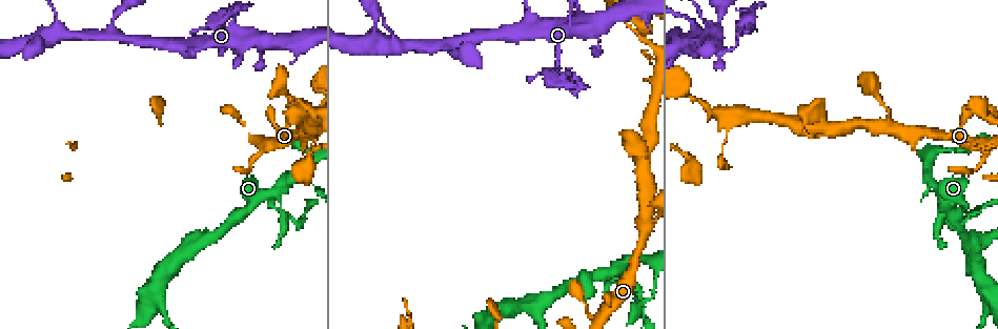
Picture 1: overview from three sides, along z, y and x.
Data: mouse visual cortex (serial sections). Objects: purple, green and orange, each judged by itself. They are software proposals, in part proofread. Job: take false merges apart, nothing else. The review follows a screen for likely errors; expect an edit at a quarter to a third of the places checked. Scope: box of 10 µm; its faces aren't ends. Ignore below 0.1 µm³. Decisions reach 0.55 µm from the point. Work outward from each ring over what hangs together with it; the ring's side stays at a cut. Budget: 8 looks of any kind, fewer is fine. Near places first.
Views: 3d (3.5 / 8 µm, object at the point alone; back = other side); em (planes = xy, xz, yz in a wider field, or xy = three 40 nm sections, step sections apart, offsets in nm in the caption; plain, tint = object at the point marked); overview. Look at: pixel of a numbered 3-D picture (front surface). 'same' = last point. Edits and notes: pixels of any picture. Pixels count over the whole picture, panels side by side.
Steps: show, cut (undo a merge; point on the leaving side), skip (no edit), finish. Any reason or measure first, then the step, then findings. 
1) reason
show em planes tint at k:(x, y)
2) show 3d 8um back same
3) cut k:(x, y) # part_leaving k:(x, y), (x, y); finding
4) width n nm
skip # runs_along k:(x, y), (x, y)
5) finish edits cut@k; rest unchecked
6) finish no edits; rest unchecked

side arm on a straight run
show 3d 3.5um at 1:(821, 129)

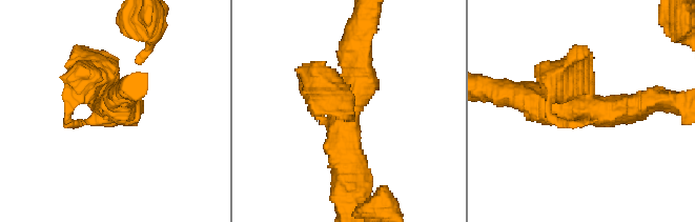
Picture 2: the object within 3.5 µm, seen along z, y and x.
show em xy step 5 tint at 2:(588, 106)

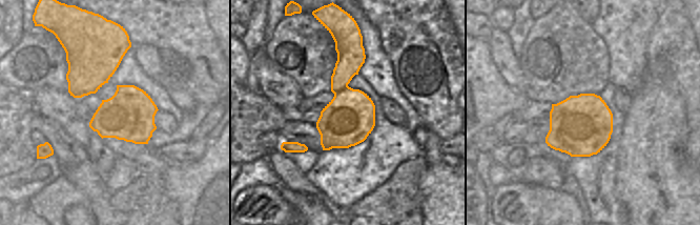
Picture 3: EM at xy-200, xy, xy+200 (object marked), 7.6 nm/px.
skip # runs_along 2:(351, 185), (345, 116), (361, 51); all the same cell

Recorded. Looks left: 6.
calibre changes
show 3d 3.5um at 1:(282, 93)

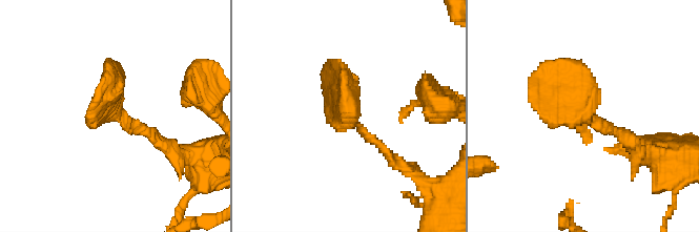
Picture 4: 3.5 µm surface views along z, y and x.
arm_widths 150, 200, 350 nm
skip # continuous, no second cell

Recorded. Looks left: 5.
three-way junction
show 3d 3.5um back at 1:(616, 270)

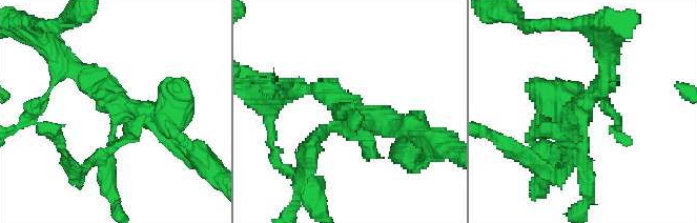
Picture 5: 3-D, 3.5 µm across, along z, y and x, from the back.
need the tissue
show em xy step 3 tint at 5:(113, 119)

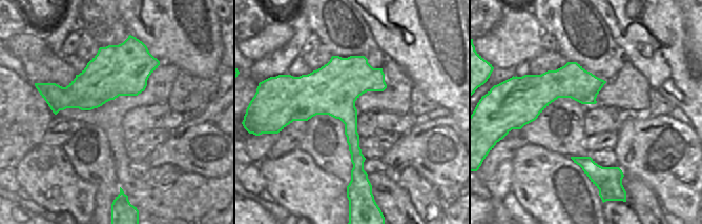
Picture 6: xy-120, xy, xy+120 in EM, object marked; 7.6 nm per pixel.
skip # runs_along 5:(169, 133), (121, 106), (111, 145), (79, 171); one cell here

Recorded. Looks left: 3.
finish no edits; rest unchecked

